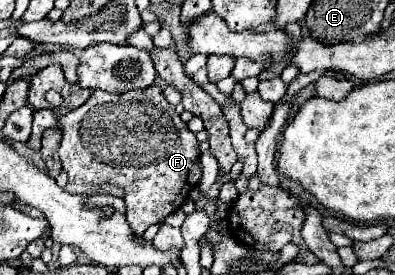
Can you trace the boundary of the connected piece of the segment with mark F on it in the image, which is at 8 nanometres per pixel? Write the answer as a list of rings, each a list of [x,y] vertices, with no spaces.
[[[151,85],[147,89],[135,89],[135,91],[125,91],[125,93],[107,93],[107,91],[93,91],[93,95],[89,97],[89,101],[65,115],[57,115],[59,119],[59,125],[61,125],[61,131],[63,131],[63,141],[61,141],[61,147],[59,147],[59,157],[61,157],[61,163],[63,163],[63,169],[65,173],[69,175],[69,183],[65,187],[65,191],[69,193],[87,193],[87,195],[103,195],[103,187],[105,185],[117,185],[123,189],[123,201],[125,201],[125,215],[127,215],[127,223],[131,225],[133,229],[133,235],[143,235],[145,229],[153,223],[159,223],[163,221],[169,213],[177,211],[189,197],[189,191],[199,183],[199,177],[201,177],[201,165],[199,165],[199,151],[197,151],[197,137],[195,133],[189,131],[187,123],[181,121],[181,117],[177,115],[175,107],[171,103],[167,103],[165,95],[163,95],[163,89],[157,87],[157,85]]]

